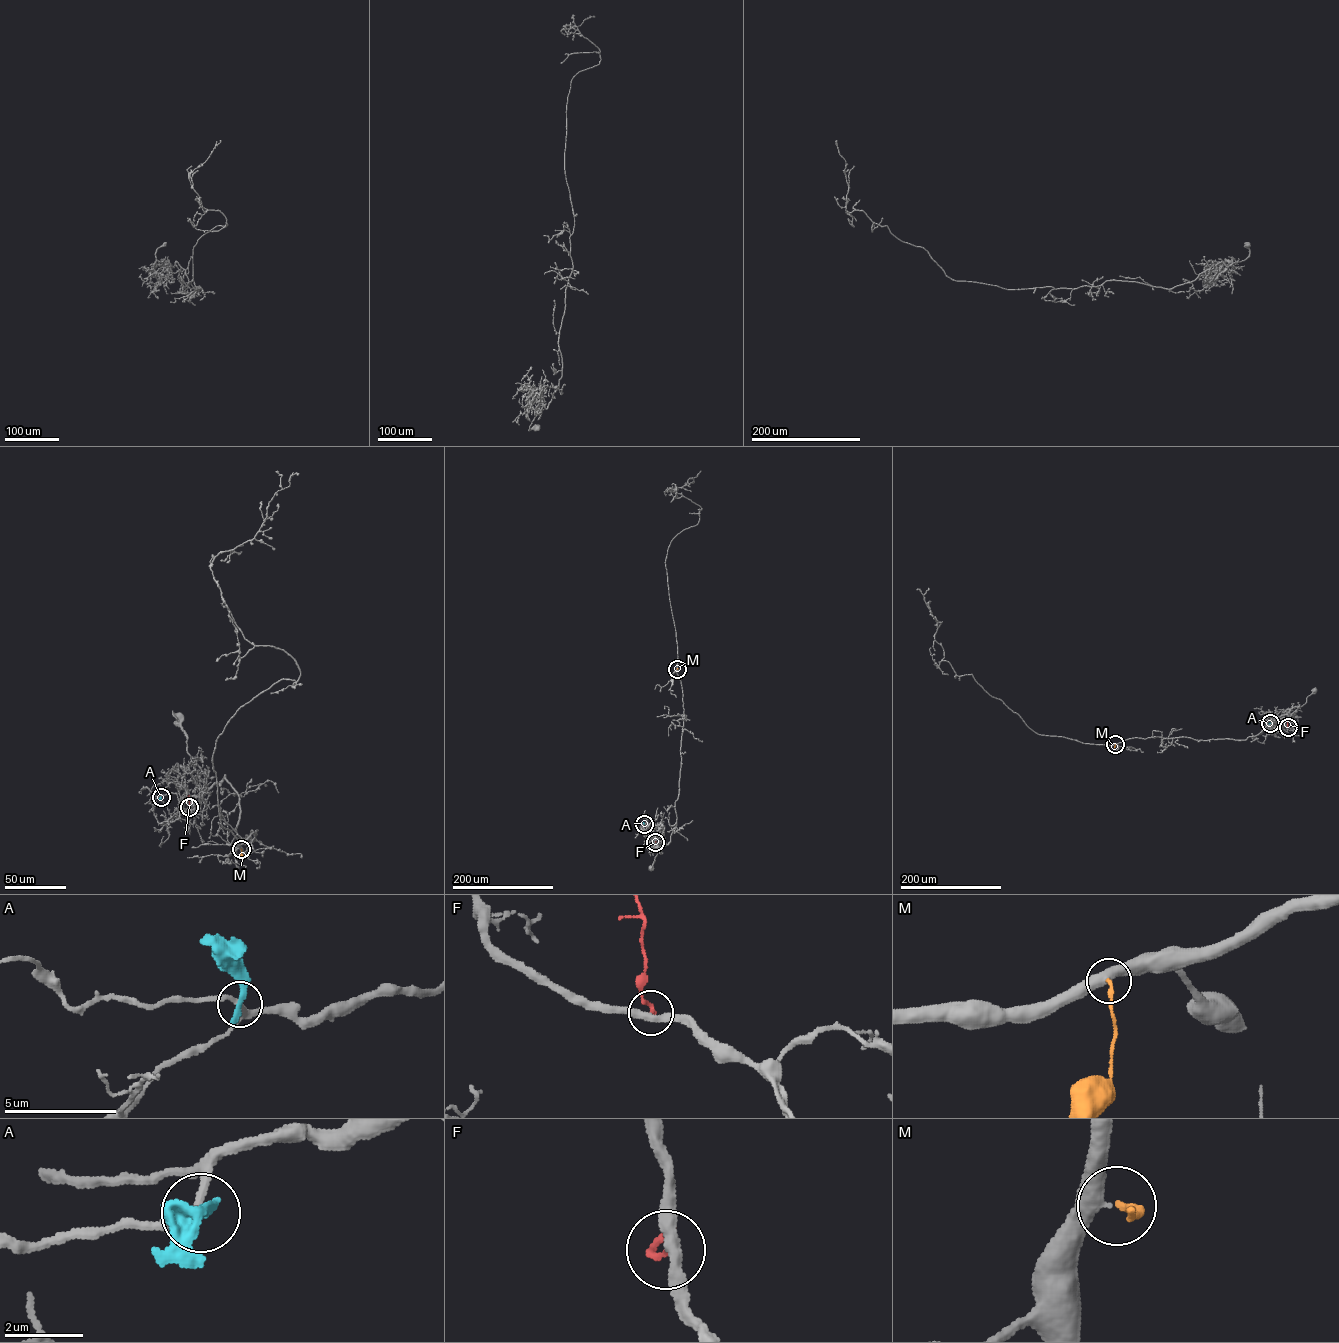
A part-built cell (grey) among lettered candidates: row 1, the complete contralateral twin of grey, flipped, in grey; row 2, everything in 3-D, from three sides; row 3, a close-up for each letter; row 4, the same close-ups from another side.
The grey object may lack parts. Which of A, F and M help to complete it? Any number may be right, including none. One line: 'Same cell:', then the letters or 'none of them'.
Same cell: M

